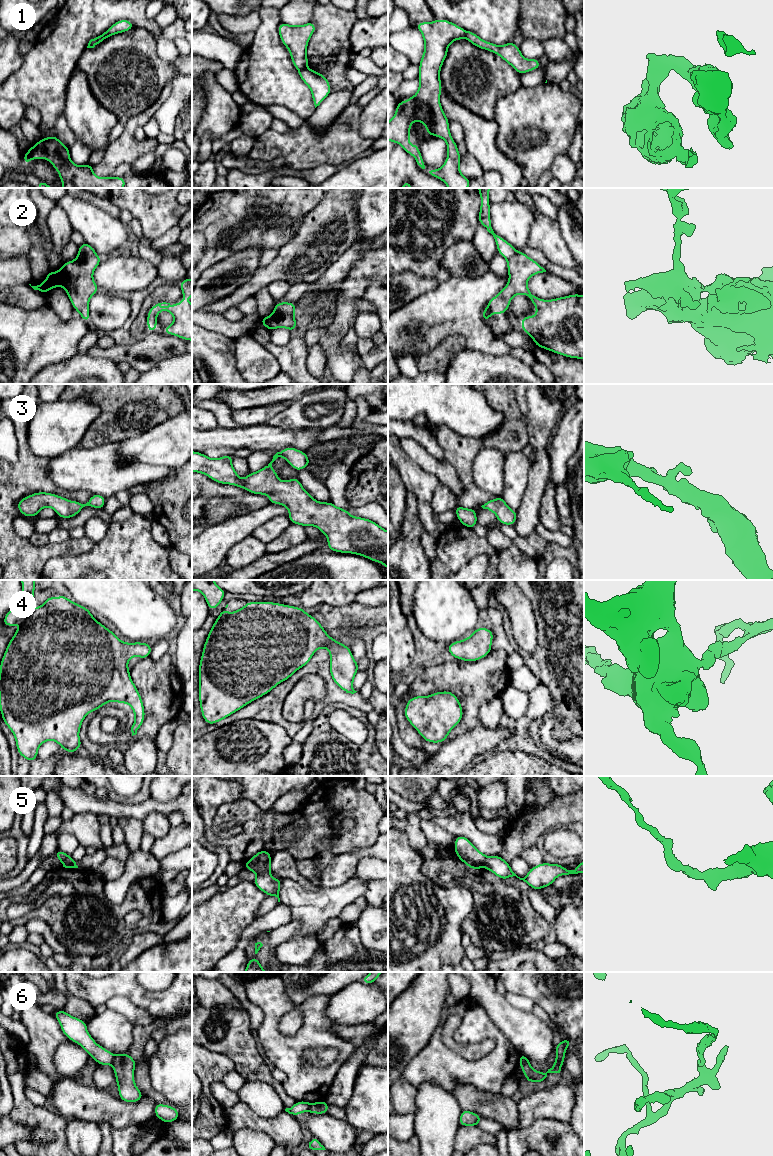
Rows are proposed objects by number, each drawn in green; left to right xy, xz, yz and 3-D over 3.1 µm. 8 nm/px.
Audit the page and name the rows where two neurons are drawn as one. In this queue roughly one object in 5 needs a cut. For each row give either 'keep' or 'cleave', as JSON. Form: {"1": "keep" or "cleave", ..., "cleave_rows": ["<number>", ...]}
{"1": "cleave", "2": "cleave", "3": "keep", "4": "keep", "5": "cleave", "6": "cleave", "cleave_rows": ["1", "2", "5", "6"]}

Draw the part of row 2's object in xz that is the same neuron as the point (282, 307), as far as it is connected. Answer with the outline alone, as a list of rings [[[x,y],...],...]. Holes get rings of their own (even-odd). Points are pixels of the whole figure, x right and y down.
[[[279,302],[276,303],[274,306],[274,312],[277,313],[295,312],[295,310],[296,310],[296,303]]]

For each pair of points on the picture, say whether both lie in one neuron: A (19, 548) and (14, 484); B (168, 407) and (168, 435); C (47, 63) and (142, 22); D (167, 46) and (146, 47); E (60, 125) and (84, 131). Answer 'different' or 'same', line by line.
A: same
B: different
C: same
D: different
E: different

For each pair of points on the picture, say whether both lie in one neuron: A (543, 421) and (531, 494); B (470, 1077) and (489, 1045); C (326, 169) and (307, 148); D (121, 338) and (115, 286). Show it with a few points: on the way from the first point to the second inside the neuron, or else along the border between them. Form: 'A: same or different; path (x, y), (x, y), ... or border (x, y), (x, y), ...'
A: same; path (540, 439), (539, 476)
B: different; border (495, 1041), (487, 1054), (474, 1060), (458, 1053)
C: different; border (339, 166), (324, 164), (299, 170)
D: different; border (145, 288), (122, 294)

